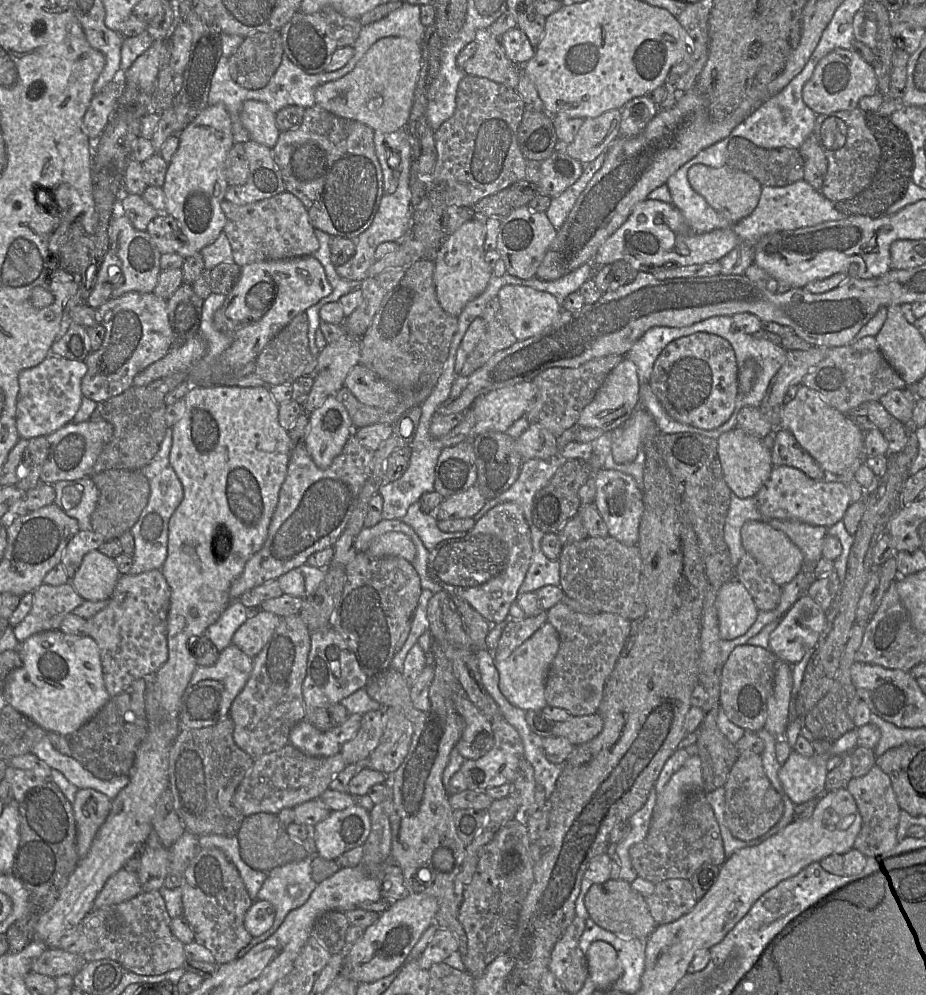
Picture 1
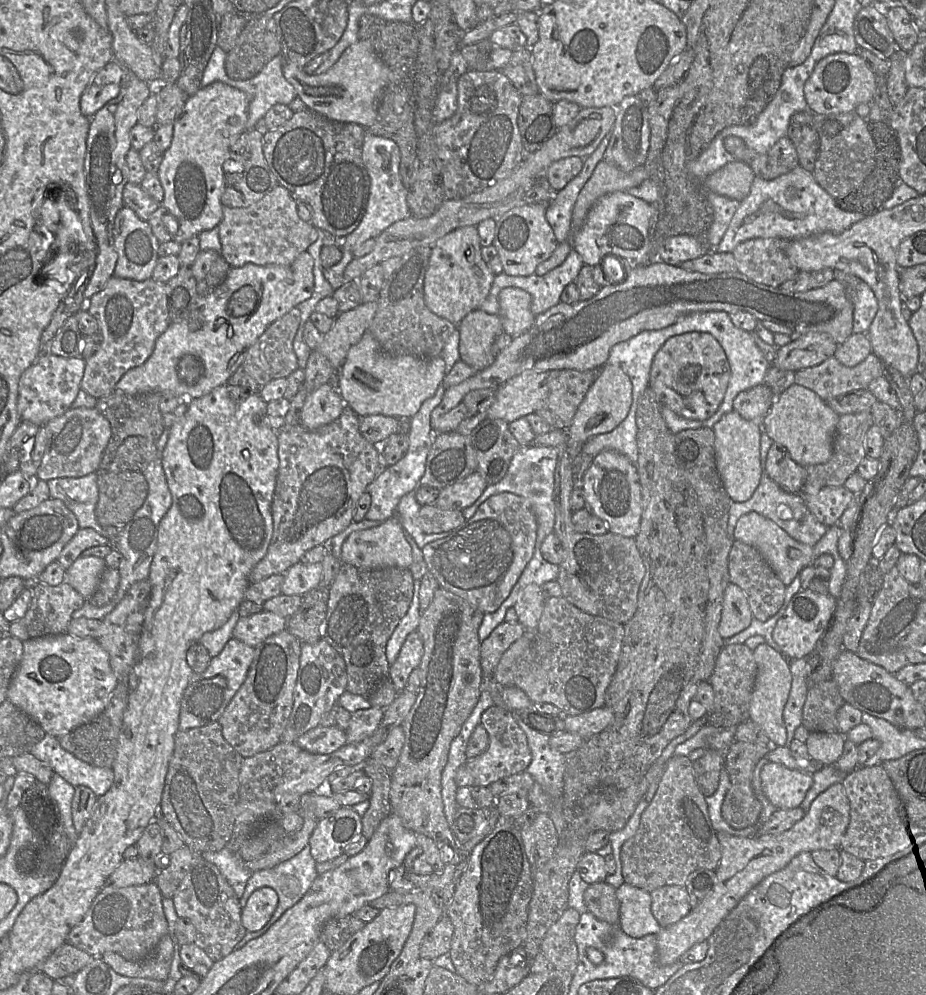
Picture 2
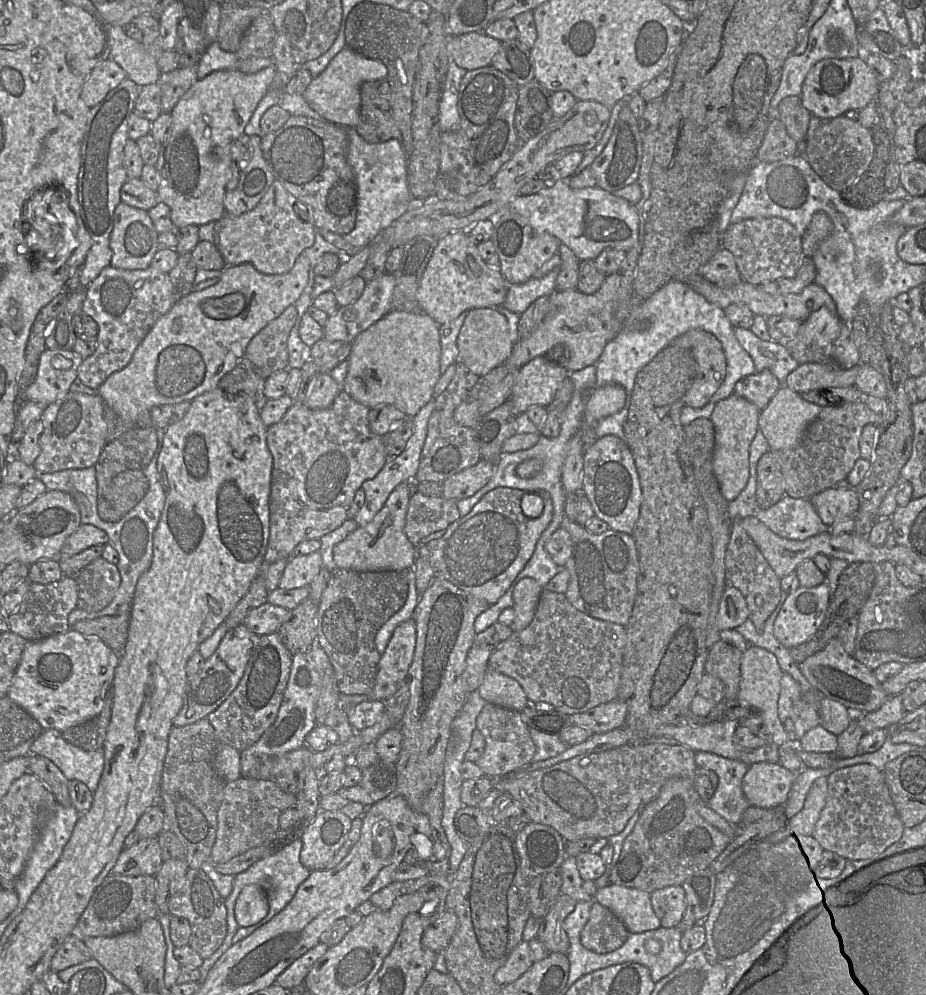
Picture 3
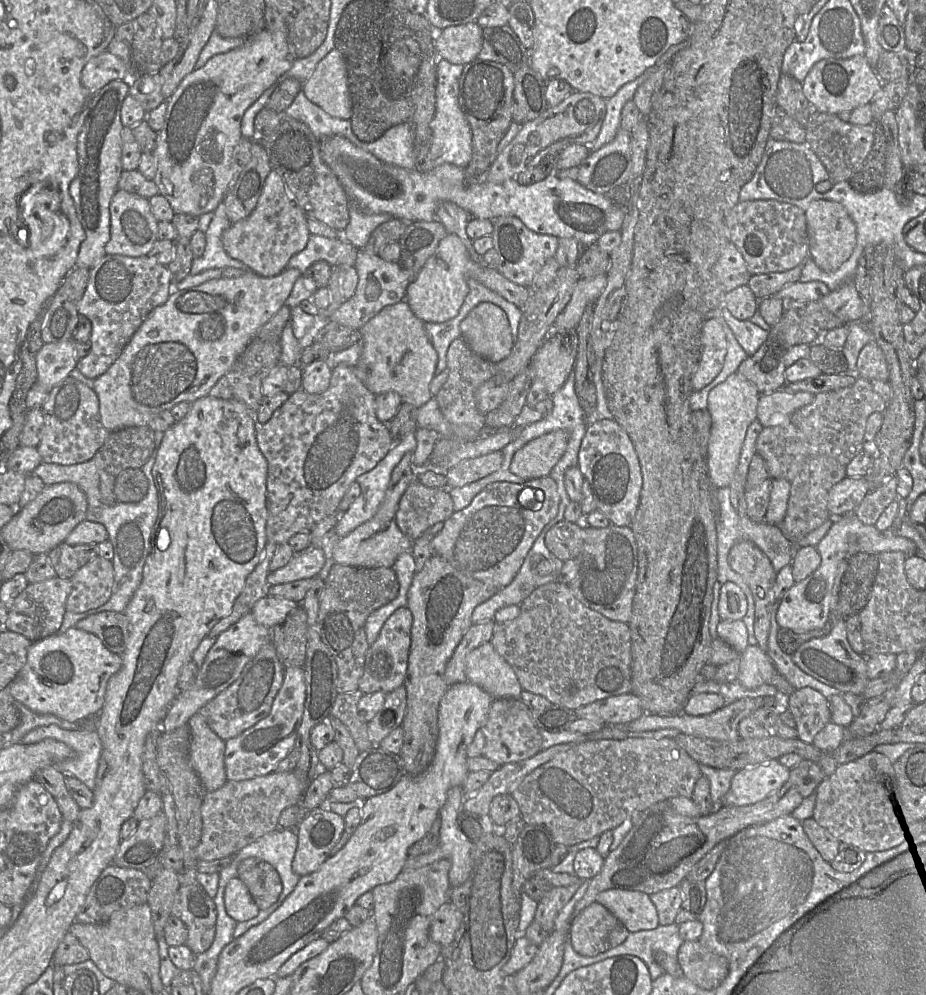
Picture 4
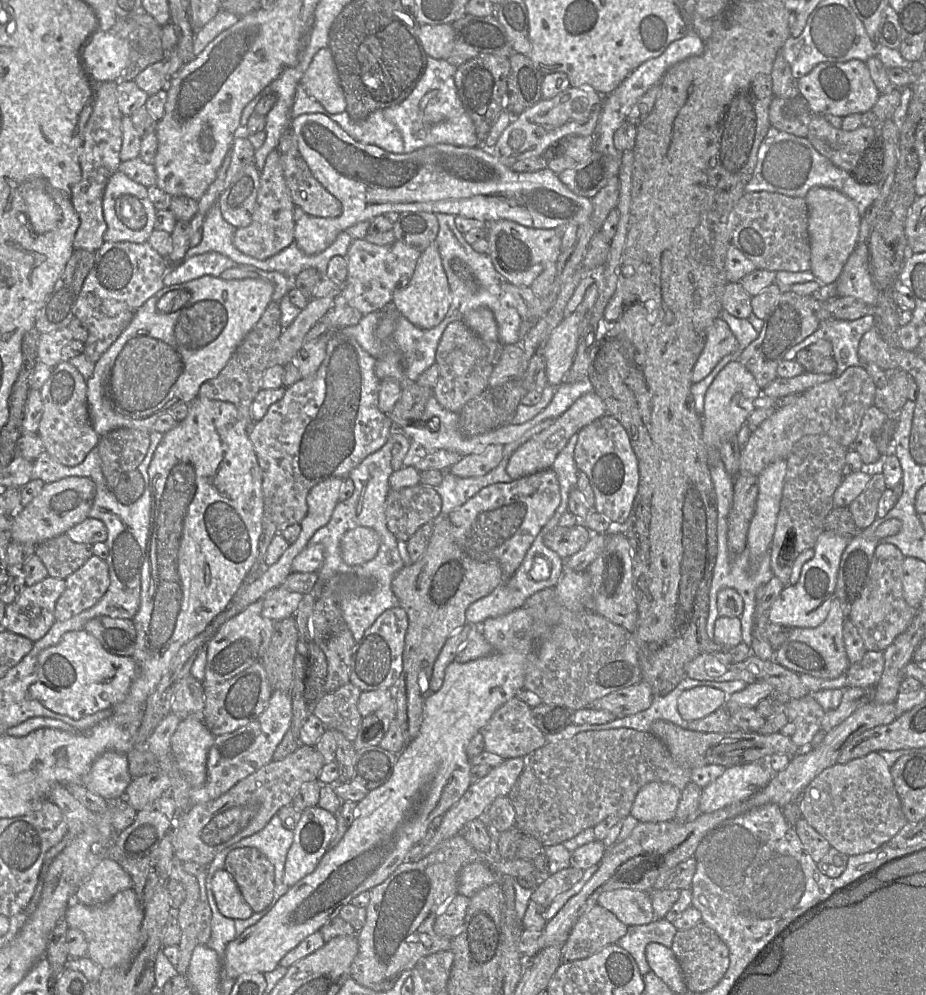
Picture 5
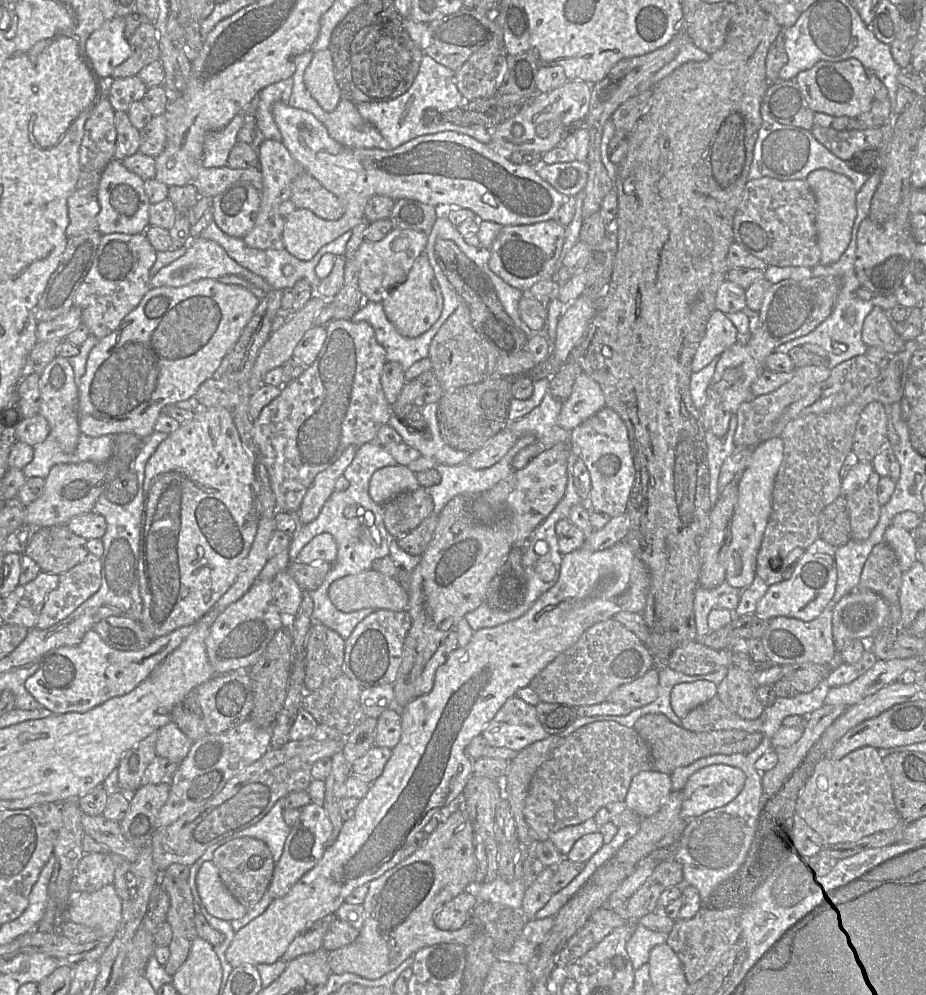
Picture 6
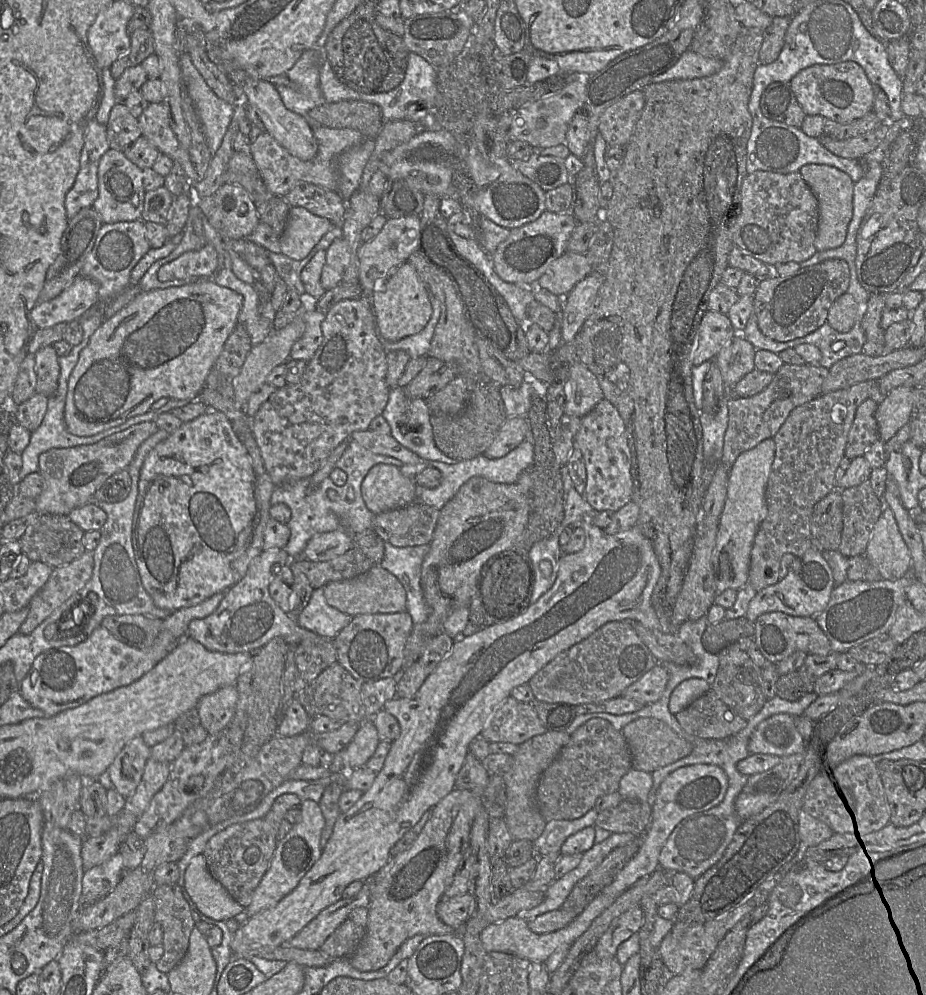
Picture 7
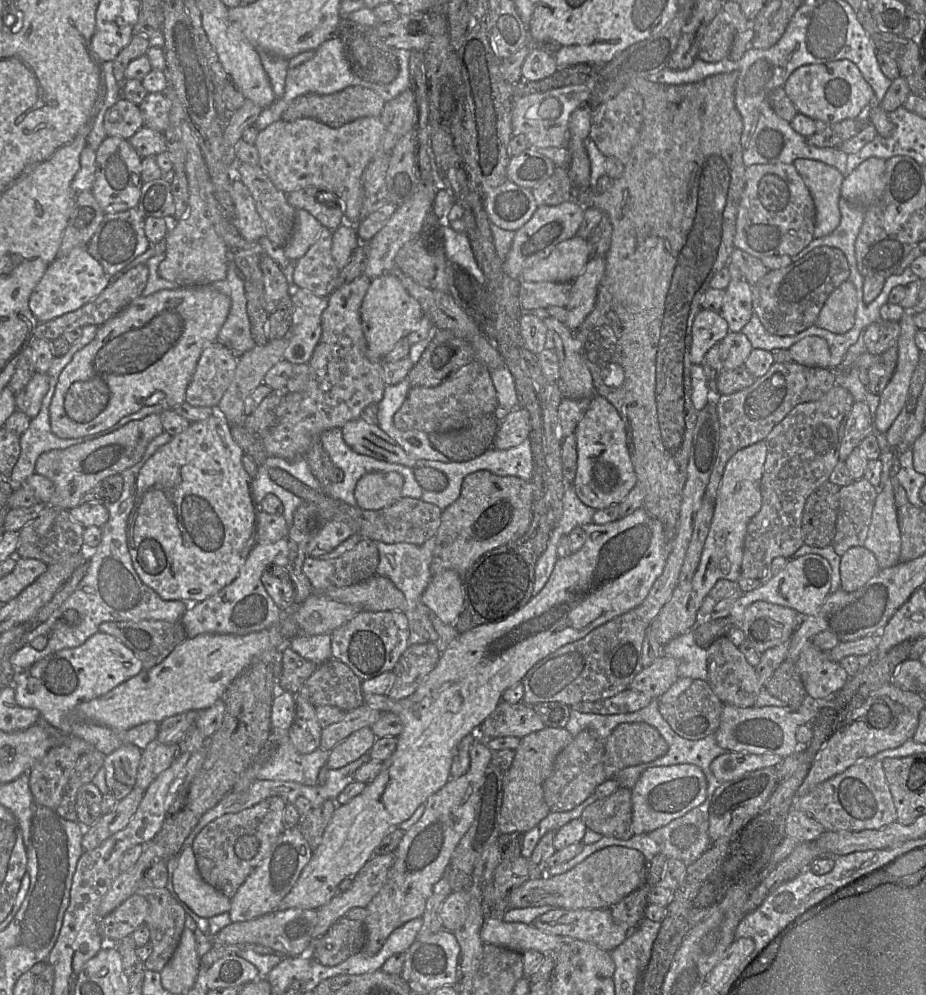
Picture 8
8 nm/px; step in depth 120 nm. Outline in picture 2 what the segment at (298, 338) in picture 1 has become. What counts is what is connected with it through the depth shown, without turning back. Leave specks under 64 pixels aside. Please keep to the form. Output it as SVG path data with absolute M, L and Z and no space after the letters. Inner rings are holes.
M293 308L270 324L265 332L245 352L242 367L259 386L264 386L275 379L287 379L290 374L299 368L298 359L293 349L293 342L299 326L300 311L298 308Z

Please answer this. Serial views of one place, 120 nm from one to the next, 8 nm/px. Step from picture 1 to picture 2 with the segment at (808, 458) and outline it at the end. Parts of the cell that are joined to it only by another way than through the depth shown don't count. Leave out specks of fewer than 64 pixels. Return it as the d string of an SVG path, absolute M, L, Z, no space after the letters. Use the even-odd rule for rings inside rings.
M775 442L766 457L766 472L783 490L791 493L801 493L807 479L806 467L795 462L788 450Z

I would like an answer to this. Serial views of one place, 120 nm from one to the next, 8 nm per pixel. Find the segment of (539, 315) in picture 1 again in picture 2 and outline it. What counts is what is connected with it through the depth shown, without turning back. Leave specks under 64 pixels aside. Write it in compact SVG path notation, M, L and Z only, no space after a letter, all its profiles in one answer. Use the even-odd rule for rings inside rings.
M507 287L499 294L500 318L504 332L513 338L527 332L536 319L531 311L531 295L520 288Z

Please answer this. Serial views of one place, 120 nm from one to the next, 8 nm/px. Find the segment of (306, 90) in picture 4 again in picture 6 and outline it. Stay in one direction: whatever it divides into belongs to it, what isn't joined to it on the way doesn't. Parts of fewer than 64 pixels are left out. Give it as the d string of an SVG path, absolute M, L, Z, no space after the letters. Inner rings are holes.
M329 48L313 52L304 72L304 81L312 97L327 112L334 111L342 98L334 75L334 65Z

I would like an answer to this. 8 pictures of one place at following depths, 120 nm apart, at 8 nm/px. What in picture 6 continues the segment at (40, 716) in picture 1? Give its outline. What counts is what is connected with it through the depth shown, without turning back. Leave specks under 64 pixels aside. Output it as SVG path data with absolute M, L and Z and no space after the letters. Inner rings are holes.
M195 624L183 626L154 638L138 651L114 649L103 642L94 630L89 630L75 646L62 646L47 652L39 669L25 682L26 690L45 709L54 714L85 713L111 698L133 691L177 649L191 633Z

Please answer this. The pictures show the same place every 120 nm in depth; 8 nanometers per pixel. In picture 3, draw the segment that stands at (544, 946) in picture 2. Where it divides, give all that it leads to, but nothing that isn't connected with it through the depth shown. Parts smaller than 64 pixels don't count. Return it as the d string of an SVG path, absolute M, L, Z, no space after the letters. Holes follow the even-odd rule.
M561 894L553 908L541 919L538 938L551 953L568 954L570 941L564 929L564 922L576 904L575 899Z

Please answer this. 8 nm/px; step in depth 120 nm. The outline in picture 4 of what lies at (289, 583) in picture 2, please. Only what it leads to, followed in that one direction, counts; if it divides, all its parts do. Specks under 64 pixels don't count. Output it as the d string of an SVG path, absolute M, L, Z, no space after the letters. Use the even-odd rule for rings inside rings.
M321 547L305 549L295 553L285 566L269 572L268 583L272 585L317 577L326 561Z

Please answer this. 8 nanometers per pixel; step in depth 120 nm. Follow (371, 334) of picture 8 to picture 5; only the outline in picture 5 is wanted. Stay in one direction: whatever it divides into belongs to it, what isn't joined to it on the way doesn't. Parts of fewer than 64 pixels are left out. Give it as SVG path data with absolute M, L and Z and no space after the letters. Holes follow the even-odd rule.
M433 243L422 252L408 284L393 293L391 305L414 326L431 329L440 324L446 316L451 298L441 255L437 245Z

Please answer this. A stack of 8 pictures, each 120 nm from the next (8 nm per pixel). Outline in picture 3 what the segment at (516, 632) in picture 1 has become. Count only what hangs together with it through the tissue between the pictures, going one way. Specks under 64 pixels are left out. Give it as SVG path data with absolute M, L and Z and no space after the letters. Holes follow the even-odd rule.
M498 621L484 631L476 633L473 644L466 659L464 679L470 692L478 689L483 682L491 653L499 644L508 639L513 633L511 626Z

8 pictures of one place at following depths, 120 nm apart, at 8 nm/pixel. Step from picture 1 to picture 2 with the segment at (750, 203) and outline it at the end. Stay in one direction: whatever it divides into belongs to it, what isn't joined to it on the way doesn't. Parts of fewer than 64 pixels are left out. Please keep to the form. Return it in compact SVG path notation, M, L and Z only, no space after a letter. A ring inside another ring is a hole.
M733 161L708 175L701 186L706 193L715 193L743 201L750 193L754 178L752 168L742 161Z

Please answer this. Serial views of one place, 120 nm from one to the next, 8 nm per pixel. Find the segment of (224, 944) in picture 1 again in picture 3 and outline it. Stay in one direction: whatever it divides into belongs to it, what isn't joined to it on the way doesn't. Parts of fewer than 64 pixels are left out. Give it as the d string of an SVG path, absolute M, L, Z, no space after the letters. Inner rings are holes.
M190 869L181 887L169 902L169 913L189 921L191 935L188 945L203 959L210 957L223 943L227 934L225 898L215 888L204 869Z

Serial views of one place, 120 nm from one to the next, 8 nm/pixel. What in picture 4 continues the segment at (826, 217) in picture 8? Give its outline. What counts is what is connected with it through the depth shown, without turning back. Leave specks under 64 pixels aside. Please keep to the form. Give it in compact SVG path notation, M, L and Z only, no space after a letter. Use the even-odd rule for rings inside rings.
M813 200L805 211L809 257L825 272L837 270L849 259L857 242L857 227L846 208L832 200Z

